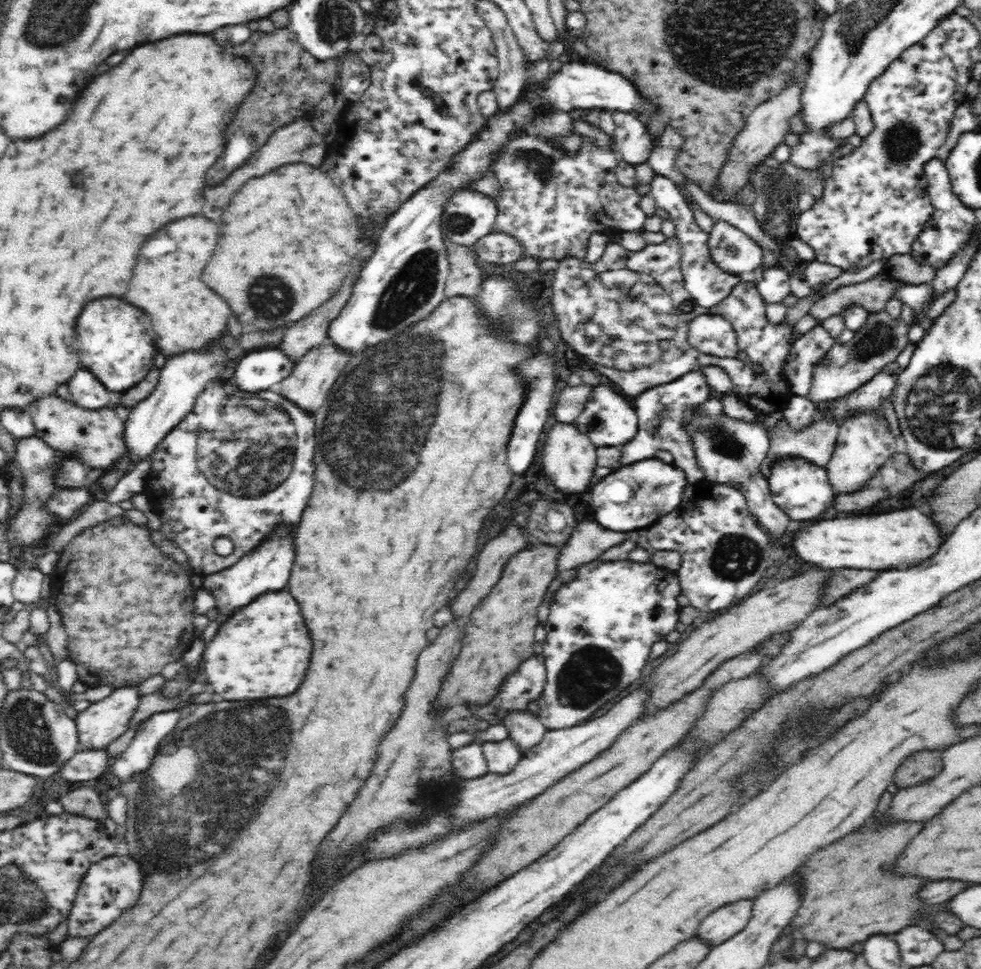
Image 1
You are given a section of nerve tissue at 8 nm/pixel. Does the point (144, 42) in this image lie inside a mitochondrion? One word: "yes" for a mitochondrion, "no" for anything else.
no

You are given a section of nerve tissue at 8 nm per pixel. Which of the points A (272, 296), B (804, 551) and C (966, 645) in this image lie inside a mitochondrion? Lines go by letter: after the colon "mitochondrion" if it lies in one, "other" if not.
A: mitochondrion
B: other
C: mitochondrion

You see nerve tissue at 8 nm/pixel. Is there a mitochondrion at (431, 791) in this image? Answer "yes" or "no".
yes

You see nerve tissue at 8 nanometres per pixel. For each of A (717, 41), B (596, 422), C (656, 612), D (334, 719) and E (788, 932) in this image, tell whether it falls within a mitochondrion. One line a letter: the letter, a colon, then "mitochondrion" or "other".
A: mitochondrion
B: mitochondrion
C: other
D: other
E: other

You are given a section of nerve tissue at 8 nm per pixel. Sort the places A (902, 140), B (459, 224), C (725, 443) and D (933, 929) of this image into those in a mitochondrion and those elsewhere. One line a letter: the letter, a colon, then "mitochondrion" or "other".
A: mitochondrion
B: mitochondrion
C: mitochondrion
D: other

